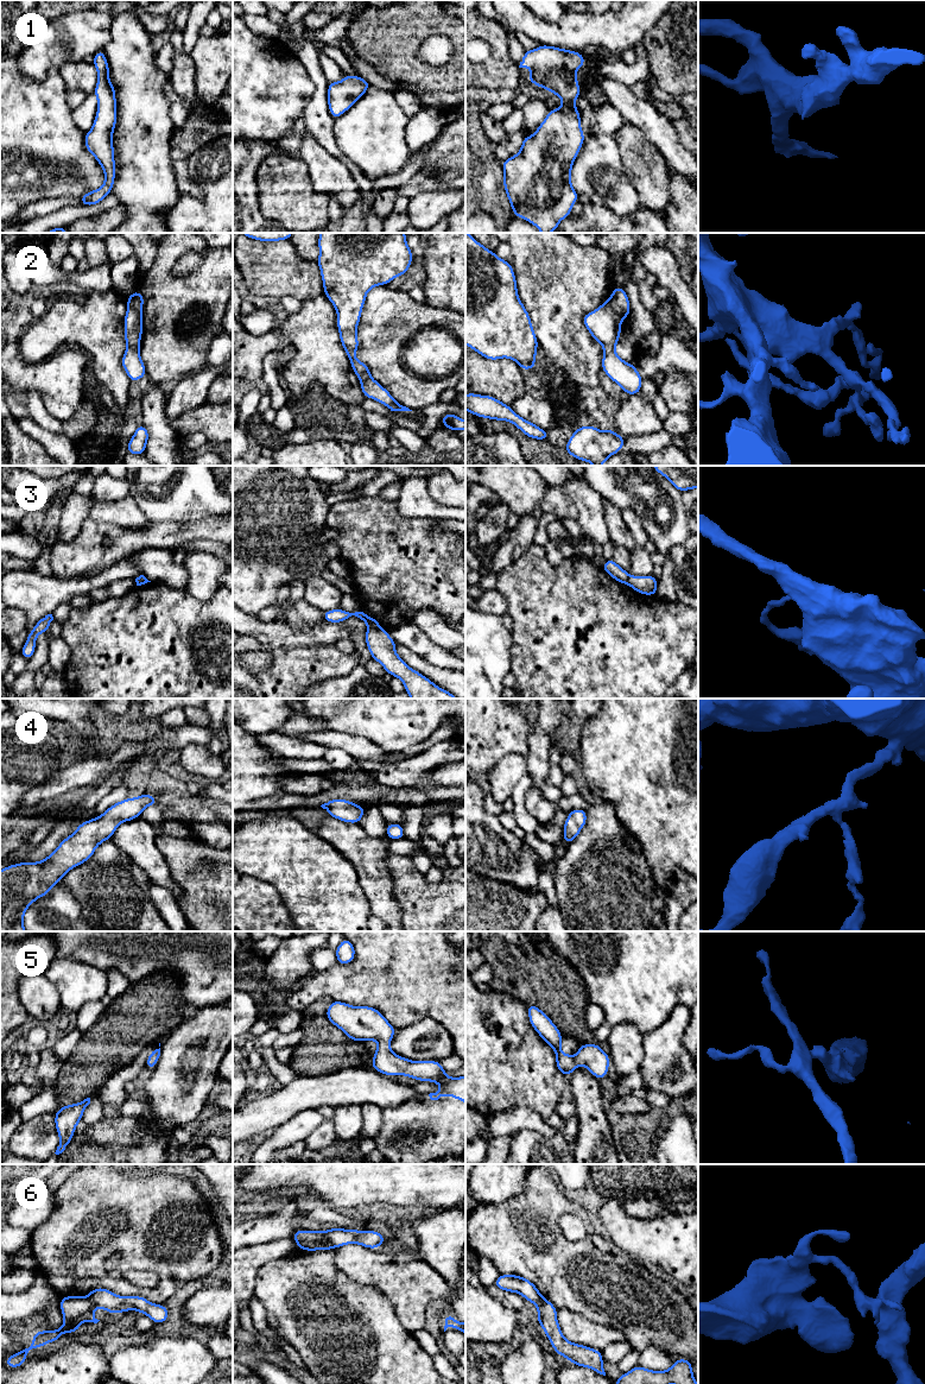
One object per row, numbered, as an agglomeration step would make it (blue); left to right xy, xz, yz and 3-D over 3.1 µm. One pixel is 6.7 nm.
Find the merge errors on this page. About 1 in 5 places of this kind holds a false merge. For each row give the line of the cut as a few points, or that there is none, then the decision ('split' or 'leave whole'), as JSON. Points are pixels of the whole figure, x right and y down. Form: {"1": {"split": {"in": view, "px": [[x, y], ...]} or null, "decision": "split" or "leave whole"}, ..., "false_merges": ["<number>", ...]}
{"1": {"split": null, "decision": "leave whole"}, "2": {"split": {"in": "yz", "px": [[609, 298], [613, 310], [621, 320]]}, "decision": "split"}, "3": {"split": {"in": "xz", "px": [[368, 627], [378, 629]]}, "decision": "split"}, "4": {"split": null, "decision": "leave whole"}, "5": {"split": null, "decision": "leave whole"}, "6": {"split": {"in": "xz", "px": [[318, 1231], [335, 1246]]}, "decision": "split"}, "false_merges": ["2", "3", "6"]}

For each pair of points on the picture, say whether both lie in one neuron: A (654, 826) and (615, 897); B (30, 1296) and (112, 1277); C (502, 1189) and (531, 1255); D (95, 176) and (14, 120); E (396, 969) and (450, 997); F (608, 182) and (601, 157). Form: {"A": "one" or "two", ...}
{"A": "two", "B": "two", "C": "two", "D": "one", "E": "one", "F": "one"}

